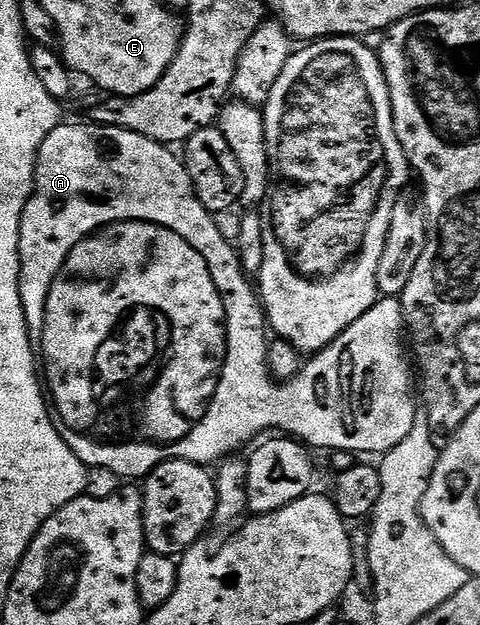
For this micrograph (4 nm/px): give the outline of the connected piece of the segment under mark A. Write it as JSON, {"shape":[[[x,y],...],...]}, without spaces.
{"shape":[[[63,121],[58,124],[58,130],[48,133],[44,145],[40,145],[38,150],[38,160],[34,170],[34,191],[30,194],[30,200],[24,209],[22,220],[20,221],[20,245],[18,246],[18,252],[20,253],[20,277],[18,278],[18,284],[20,285],[20,301],[24,305],[24,317],[31,334],[35,333],[42,326],[43,315],[41,311],[43,302],[46,300],[46,287],[50,287],[50,279],[54,279],[54,271],[58,271],[58,263],[61,263],[62,255],[70,247],[70,243],[74,243],[74,239],[78,239],[78,233],[90,231],[90,227],[95,227],[97,223],[103,223],[106,219],[123,220],[124,218],[138,218],[140,221],[149,221],[150,218],[156,219],[158,224],[168,225],[174,231],[181,232],[184,236],[184,241],[188,245],[192,245],[192,249],[196,249],[196,253],[200,253],[200,257],[204,257],[204,261],[208,261],[208,269],[212,273],[212,281],[216,281],[216,289],[220,293],[220,301],[224,301],[224,313],[226,314],[226,360],[224,361],[224,369],[222,370],[220,381],[216,385],[216,393],[210,398],[210,404],[204,413],[204,417],[195,425],[192,433],[188,433],[188,437],[184,437],[184,441],[180,442],[180,445],[184,447],[182,449],[182,459],[184,461],[203,465],[217,464],[219,461],[233,456],[237,452],[234,450],[237,447],[244,446],[253,435],[258,435],[261,431],[270,431],[273,427],[279,427],[282,430],[279,432],[283,436],[293,437],[305,444],[307,448],[327,447],[330,453],[335,453],[338,450],[346,450],[349,453],[363,451],[366,455],[378,457],[392,450],[396,445],[400,445],[400,441],[404,441],[404,437],[408,437],[408,433],[412,433],[412,425],[416,418],[416,412],[414,412],[416,383],[415,380],[414,383],[410,380],[410,367],[412,371],[412,363],[408,358],[407,348],[404,346],[404,320],[401,302],[394,297],[379,298],[374,307],[368,309],[368,313],[364,313],[364,317],[360,317],[352,325],[348,325],[348,329],[344,329],[344,333],[340,333],[340,337],[336,337],[336,341],[332,341],[323,351],[311,354],[292,378],[285,381],[275,379],[270,374],[270,366],[266,364],[268,320],[259,296],[256,294],[255,284],[254,287],[250,284],[253,282],[248,278],[246,272],[242,270],[242,262],[239,261],[238,252],[232,246],[231,240],[224,238],[220,233],[220,229],[216,229],[214,215],[206,211],[204,205],[197,199],[197,193],[194,191],[193,183],[190,180],[189,173],[186,172],[183,160],[177,154],[174,156],[170,151],[173,150],[169,146],[152,141],[148,137],[140,137],[140,133],[132,133],[131,131],[116,129],[115,127],[103,127],[95,125],[90,121],[87,121],[87,123],[69,123],[69,121]]]}

